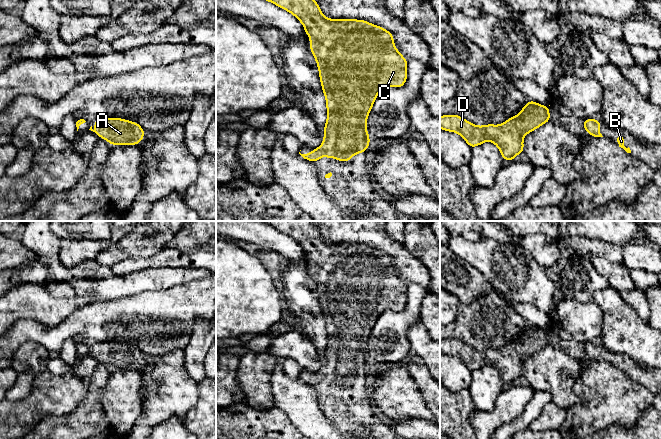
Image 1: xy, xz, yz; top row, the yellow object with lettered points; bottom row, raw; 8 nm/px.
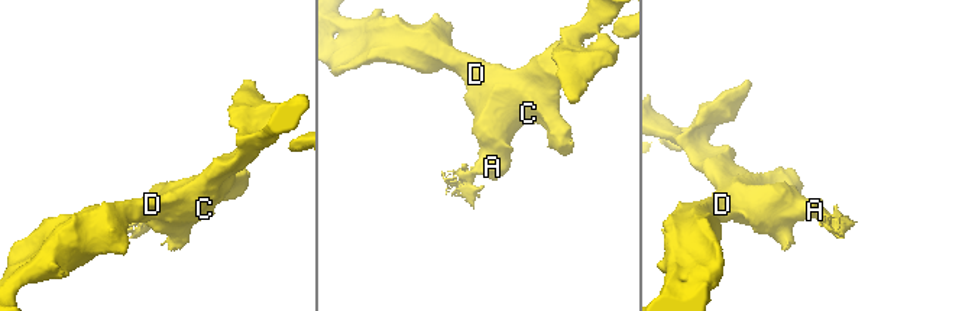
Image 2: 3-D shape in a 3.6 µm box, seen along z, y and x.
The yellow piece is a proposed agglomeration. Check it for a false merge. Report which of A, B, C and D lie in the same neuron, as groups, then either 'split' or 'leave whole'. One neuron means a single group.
A B C D | leave whole

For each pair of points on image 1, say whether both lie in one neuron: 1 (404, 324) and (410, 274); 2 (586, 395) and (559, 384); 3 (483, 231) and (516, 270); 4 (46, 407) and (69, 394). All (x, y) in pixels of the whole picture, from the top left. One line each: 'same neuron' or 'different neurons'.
1: different neurons
2: different neurons
3: different neurons
4: same neuron

